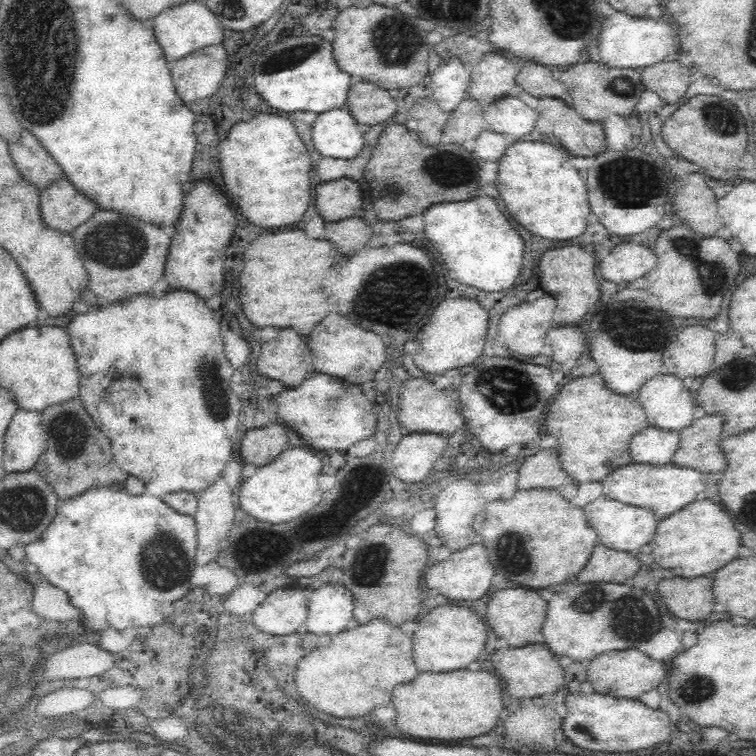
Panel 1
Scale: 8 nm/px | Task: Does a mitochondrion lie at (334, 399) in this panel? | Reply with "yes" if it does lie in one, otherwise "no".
yes

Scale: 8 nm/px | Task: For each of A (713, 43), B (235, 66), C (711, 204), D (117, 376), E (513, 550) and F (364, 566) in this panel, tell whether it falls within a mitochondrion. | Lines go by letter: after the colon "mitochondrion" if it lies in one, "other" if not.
A: other
B: other
C: other
D: other
E: mitochondrion
F: mitochondrion

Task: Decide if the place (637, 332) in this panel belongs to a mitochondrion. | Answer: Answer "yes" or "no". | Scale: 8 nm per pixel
yes

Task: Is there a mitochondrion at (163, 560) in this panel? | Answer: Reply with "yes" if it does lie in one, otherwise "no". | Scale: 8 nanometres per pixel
yes

